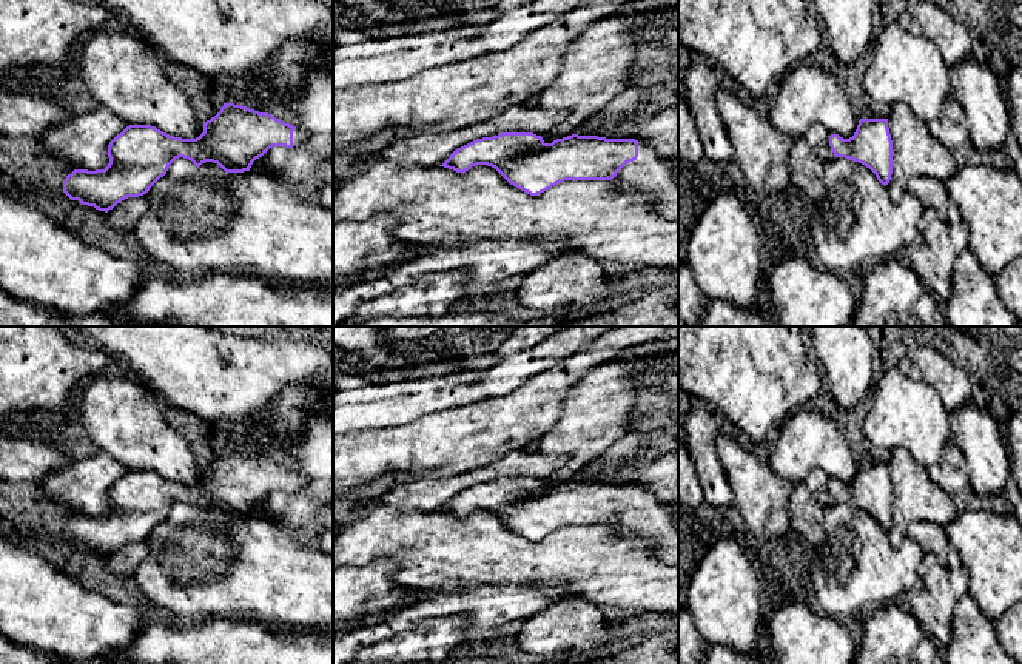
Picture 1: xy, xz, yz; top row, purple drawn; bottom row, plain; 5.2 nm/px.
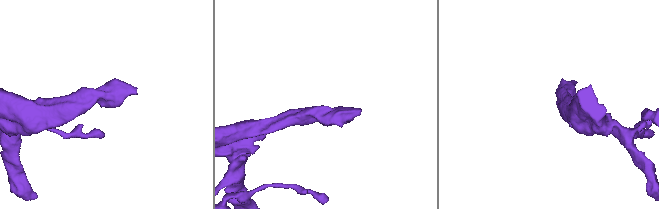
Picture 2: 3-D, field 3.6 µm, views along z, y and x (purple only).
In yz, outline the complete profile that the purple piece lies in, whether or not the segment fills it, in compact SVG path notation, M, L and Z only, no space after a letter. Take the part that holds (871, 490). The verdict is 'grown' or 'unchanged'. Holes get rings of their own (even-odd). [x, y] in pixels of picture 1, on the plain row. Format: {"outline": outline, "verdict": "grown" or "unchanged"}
{"outline": "M860 464L852 482L829 481L829 491L835 502L845 502L869 513L882 530L888 530L893 519L893 485L888 464Z", "verdict": "unchanged"}

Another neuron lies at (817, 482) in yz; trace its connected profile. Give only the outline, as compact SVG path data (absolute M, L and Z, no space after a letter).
M814 468L808 473L803 482L823 507L835 502L829 491L829 481L831 479L825 475L825 471Z

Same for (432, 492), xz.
M512 451L484 467L442 478L436 471L413 482L387 491L381 501L393 508L419 508L425 511L442 510L453 496L482 482L493 482L501 478L533 478L547 479L566 464L564 456L549 456L527 451Z

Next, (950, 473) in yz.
M954 442L946 447L939 462L928 468L928 475L951 496L970 488L970 471L967 461Z

